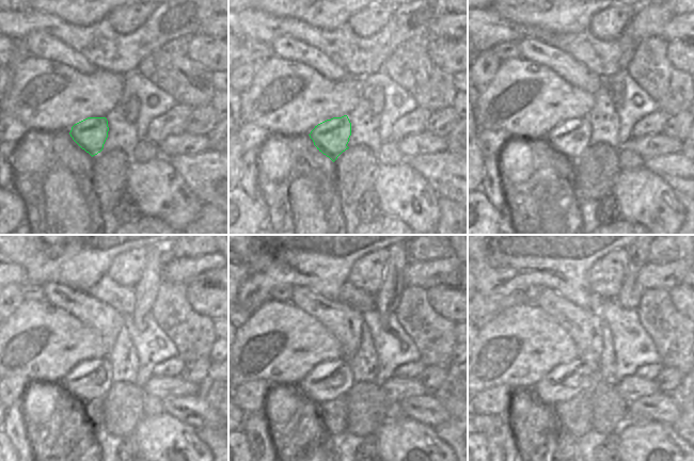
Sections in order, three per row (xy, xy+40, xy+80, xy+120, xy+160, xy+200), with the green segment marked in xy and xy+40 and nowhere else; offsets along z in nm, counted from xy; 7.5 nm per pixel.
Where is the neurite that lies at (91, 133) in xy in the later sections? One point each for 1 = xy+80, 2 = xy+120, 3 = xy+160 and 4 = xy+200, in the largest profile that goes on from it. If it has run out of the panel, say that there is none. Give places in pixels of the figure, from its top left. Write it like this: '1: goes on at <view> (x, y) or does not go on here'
1: goes on at xy+80 (570, 139)
2: goes on at xy+120 (84, 383)
3: goes on at xy+160 (325, 384)
4: goes on at xy+200 (557, 386)

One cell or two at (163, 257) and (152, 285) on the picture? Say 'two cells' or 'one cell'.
one cell

